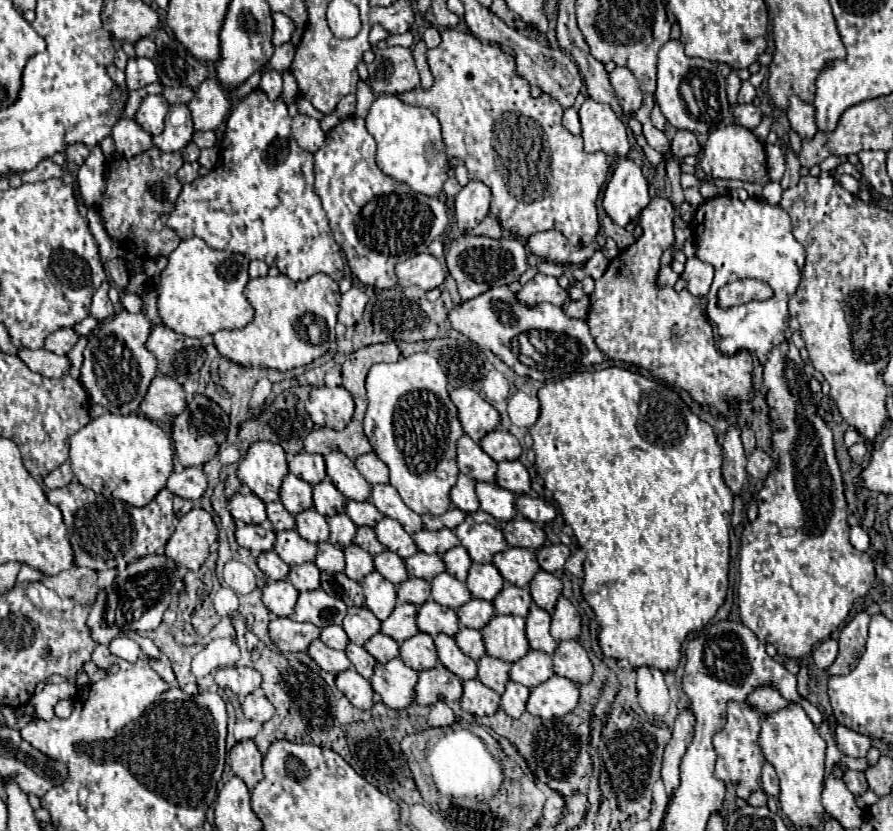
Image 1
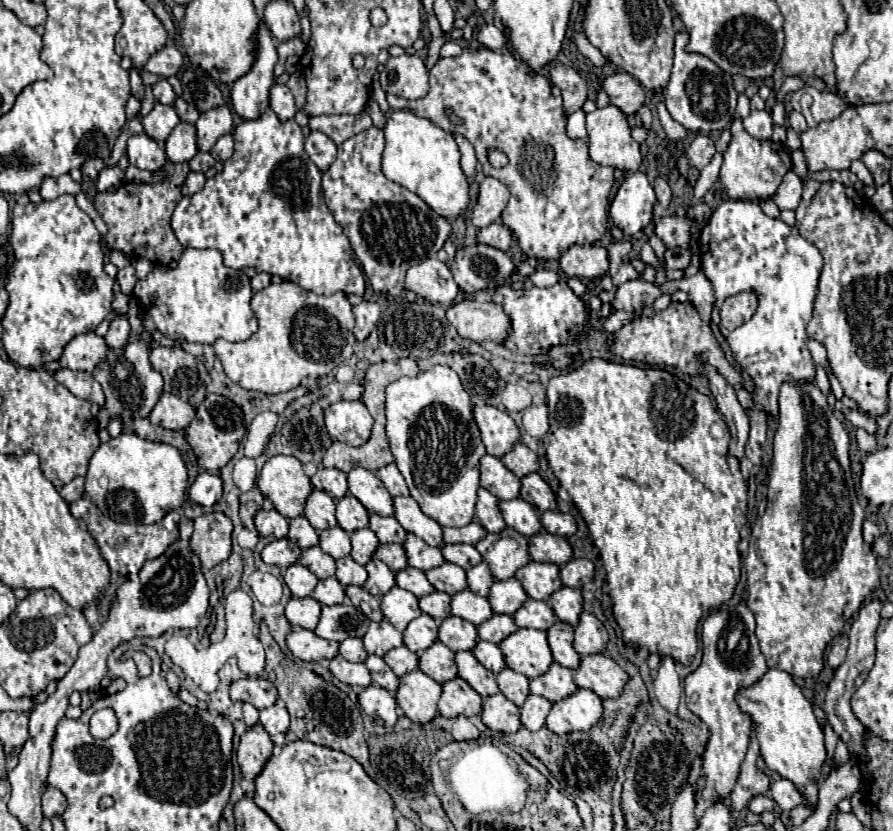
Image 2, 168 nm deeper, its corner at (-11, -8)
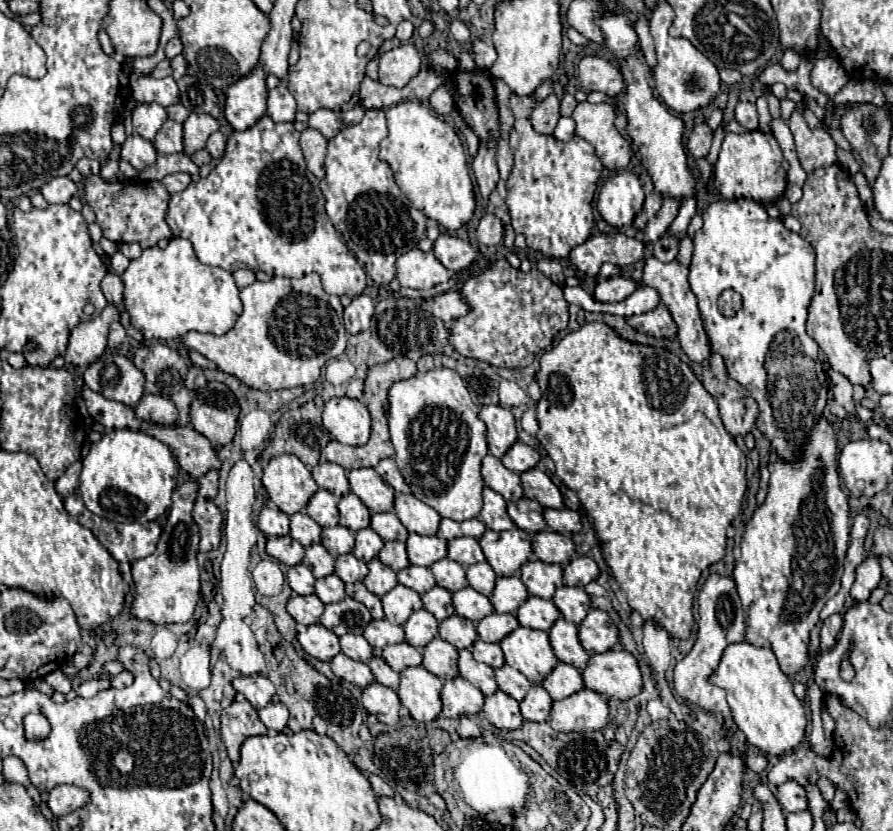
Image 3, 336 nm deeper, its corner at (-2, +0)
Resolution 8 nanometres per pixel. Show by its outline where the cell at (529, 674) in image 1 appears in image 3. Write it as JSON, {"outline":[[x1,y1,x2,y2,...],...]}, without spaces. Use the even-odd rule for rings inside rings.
{"outline":[[559,662,553,672,541,682,541,686,551,694,553,700,563,700,585,688,583,678,579,678,579,670,565,662]]}

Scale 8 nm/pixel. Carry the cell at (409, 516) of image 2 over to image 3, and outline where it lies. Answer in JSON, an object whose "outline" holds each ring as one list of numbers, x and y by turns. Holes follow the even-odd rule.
{"outline":[[395,494,395,514,409,532,429,536,439,530,439,512,417,500,413,494]]}

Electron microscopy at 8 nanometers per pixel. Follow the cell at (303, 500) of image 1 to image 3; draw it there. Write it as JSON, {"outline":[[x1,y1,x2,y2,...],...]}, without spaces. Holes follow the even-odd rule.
{"outline":[[319,490,307,504,305,512,323,528,337,526,339,524,339,510,337,510,339,498,331,494,329,490]]}

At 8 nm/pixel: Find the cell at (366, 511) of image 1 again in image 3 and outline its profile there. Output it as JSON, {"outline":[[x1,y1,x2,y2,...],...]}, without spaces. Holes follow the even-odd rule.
{"outline":[[383,512,383,514,371,514,371,528,383,538,383,540,397,540,397,542,405,542,409,532,407,528,399,522,399,518,395,518,393,512]]}

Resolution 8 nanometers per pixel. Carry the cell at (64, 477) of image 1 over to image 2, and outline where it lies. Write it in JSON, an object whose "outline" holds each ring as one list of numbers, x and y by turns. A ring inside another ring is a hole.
{"outline":[[74,478,72,482,68,482,68,484,60,490,60,496,62,496,66,502,74,502,74,500,78,500,82,494,84,494,84,478]]}

